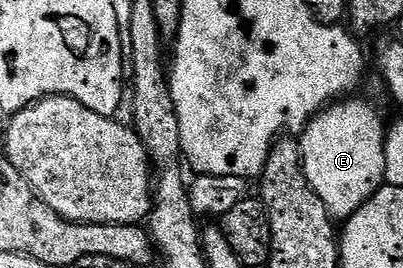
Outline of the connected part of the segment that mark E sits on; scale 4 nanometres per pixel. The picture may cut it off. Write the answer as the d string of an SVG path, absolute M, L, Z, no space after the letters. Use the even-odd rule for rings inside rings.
M355 98L328 104L301 133L305 178L309 178L309 186L325 202L325 210L332 218L351 216L385 184L381 175L387 139L383 116L373 105L351 99Z

